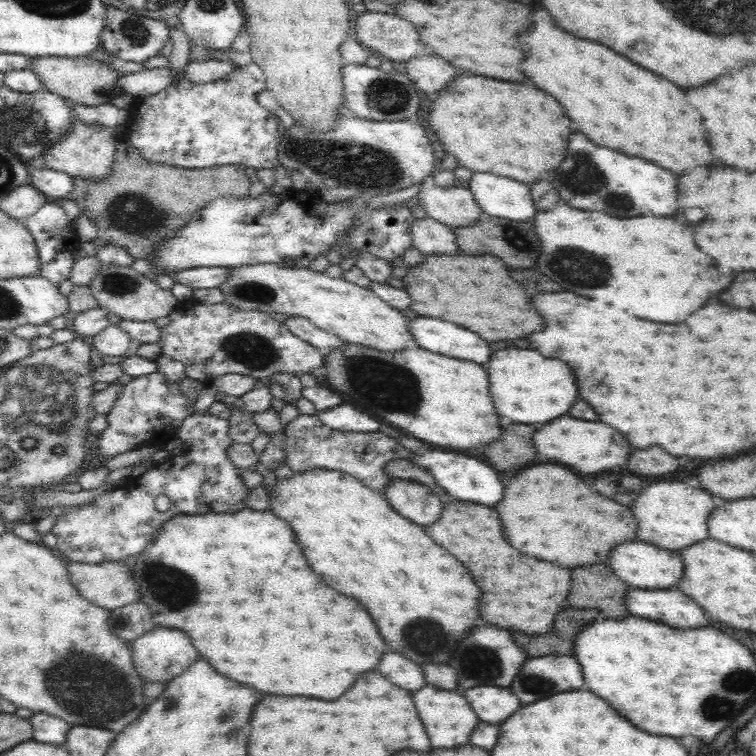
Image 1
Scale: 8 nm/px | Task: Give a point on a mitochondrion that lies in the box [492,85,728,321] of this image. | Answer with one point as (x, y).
(614, 201)

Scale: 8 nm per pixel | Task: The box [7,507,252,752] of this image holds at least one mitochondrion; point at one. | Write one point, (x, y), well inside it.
(90, 686)

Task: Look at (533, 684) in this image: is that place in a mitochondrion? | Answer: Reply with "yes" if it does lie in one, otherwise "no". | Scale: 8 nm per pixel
yes

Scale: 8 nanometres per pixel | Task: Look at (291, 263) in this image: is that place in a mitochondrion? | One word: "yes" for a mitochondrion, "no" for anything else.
no

